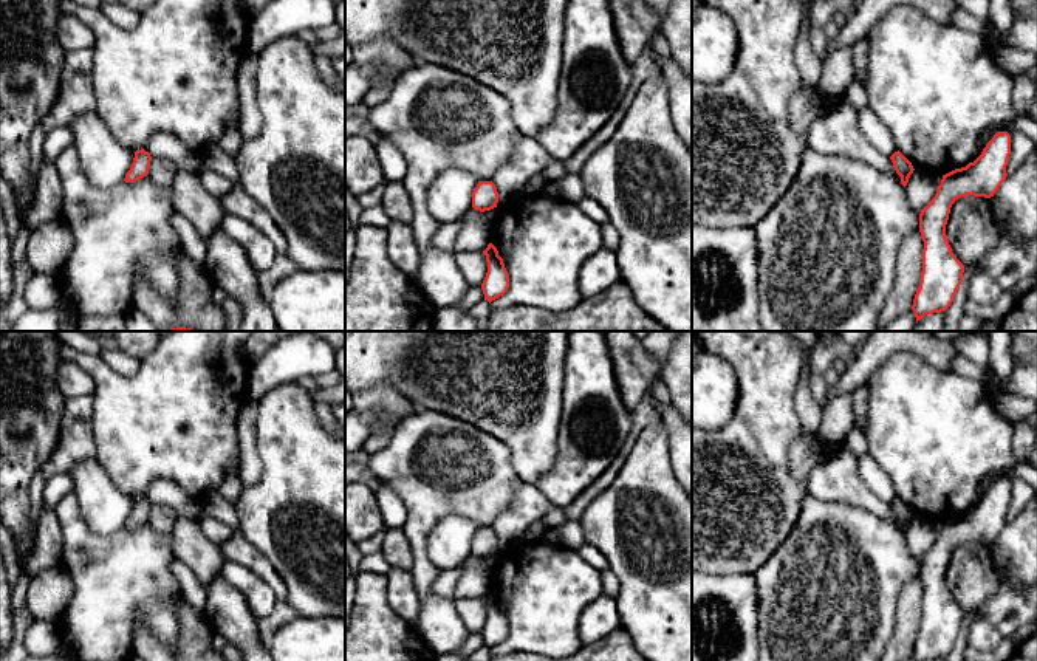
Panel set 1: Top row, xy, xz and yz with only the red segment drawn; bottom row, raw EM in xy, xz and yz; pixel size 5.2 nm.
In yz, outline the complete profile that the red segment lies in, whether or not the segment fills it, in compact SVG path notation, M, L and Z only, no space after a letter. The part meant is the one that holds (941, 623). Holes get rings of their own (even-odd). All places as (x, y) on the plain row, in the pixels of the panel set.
M997 478L974 509L943 522L935 543L921 557L924 596L919 635L912 652L915 661L941 659L953 649L964 611L952 599L946 582L950 554L960 543L994 543L1008 523L1009 502L1011 481Z

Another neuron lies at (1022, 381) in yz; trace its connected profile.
M1029 359L1017 362L1004 382L995 381L994 393L1031 398L1037 402L1037 364Z

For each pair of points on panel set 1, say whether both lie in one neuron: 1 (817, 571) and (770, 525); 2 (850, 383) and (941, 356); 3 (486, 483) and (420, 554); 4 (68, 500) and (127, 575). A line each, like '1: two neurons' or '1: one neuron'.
1: two neurons
2: one neuron
3: one neuron
4: one neuron

